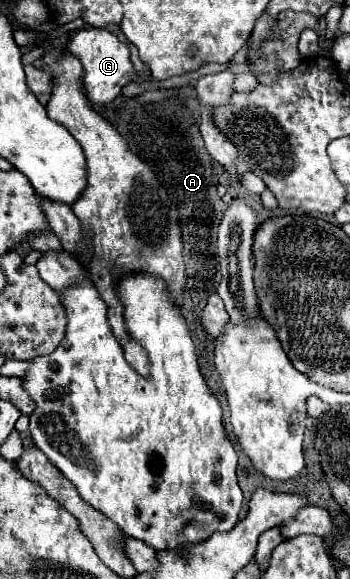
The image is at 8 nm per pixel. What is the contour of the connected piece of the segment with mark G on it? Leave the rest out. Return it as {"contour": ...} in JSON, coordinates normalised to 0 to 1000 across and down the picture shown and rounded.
{"contour":[[[234,48],[211,55],[194,69],[189,86],[234,107],[234,152],[257,180],[309,180],[320,176],[354,145],[371,142],[383,114],[371,107],[371,86],[326,59],[297,48]]]}

